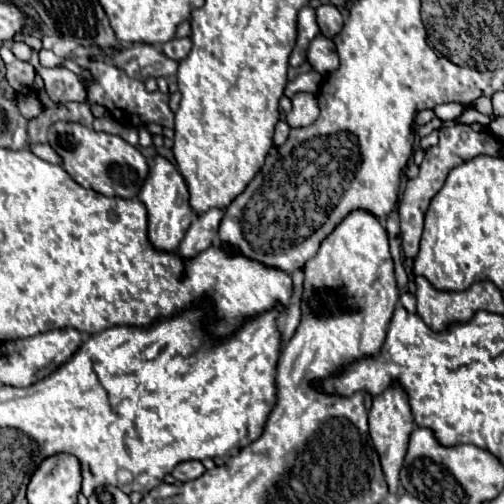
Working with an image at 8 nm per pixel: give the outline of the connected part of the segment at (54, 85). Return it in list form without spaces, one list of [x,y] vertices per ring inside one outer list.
[[[31,51],[30,64],[35,66],[35,70],[41,74],[43,82],[45,82],[45,90],[51,96],[51,100],[55,102],[83,102],[85,100],[85,88],[79,82],[79,78],[67,70],[67,68],[43,68],[39,64],[38,53]]]

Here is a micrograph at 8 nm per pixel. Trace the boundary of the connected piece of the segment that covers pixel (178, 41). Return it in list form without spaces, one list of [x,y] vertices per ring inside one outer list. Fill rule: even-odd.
[[[173,38],[163,44],[163,52],[173,60],[183,60],[191,50],[191,38]]]

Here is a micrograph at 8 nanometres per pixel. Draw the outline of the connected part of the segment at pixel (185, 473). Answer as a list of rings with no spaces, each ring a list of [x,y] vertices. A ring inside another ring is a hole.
[[[187,460],[183,464],[177,464],[173,470],[173,478],[179,482],[189,482],[199,478],[205,472],[205,466],[199,460]]]

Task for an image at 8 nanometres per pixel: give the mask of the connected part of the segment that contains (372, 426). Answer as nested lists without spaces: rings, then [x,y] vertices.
[[[391,384],[391,388],[387,388],[387,392],[373,398],[373,406],[369,410],[369,434],[379,452],[383,474],[385,474],[391,494],[397,492],[399,470],[403,466],[403,456],[407,452],[407,442],[409,442],[409,436],[413,430],[415,430],[415,422],[413,422],[409,400],[407,400],[407,392],[403,392],[403,388],[399,388],[399,384]]]

